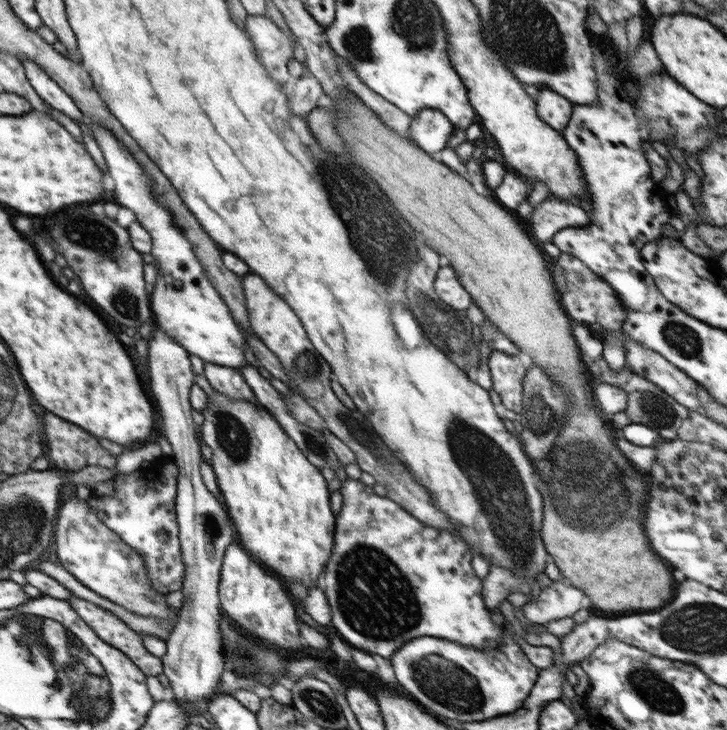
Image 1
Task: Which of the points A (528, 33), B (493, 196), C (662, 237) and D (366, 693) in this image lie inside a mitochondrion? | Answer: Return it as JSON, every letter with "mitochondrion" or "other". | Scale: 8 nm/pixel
{"A":"mitochondrion","B":"other","C":"other","D":"other"}

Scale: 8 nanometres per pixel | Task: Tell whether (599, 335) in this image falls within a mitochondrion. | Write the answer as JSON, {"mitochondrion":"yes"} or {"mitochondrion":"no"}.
{"mitochondrion":"no"}

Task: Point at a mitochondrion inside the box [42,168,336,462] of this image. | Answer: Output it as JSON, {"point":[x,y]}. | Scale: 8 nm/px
{"point":[90,232]}

